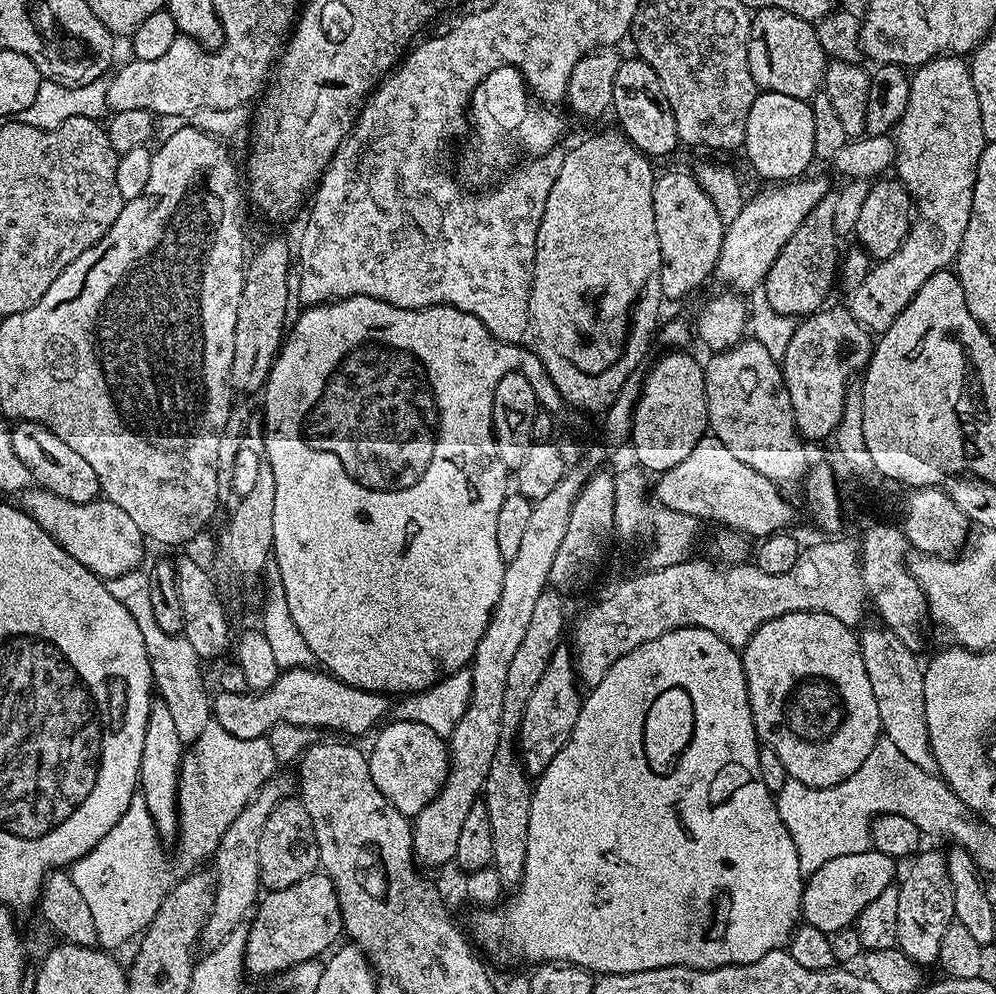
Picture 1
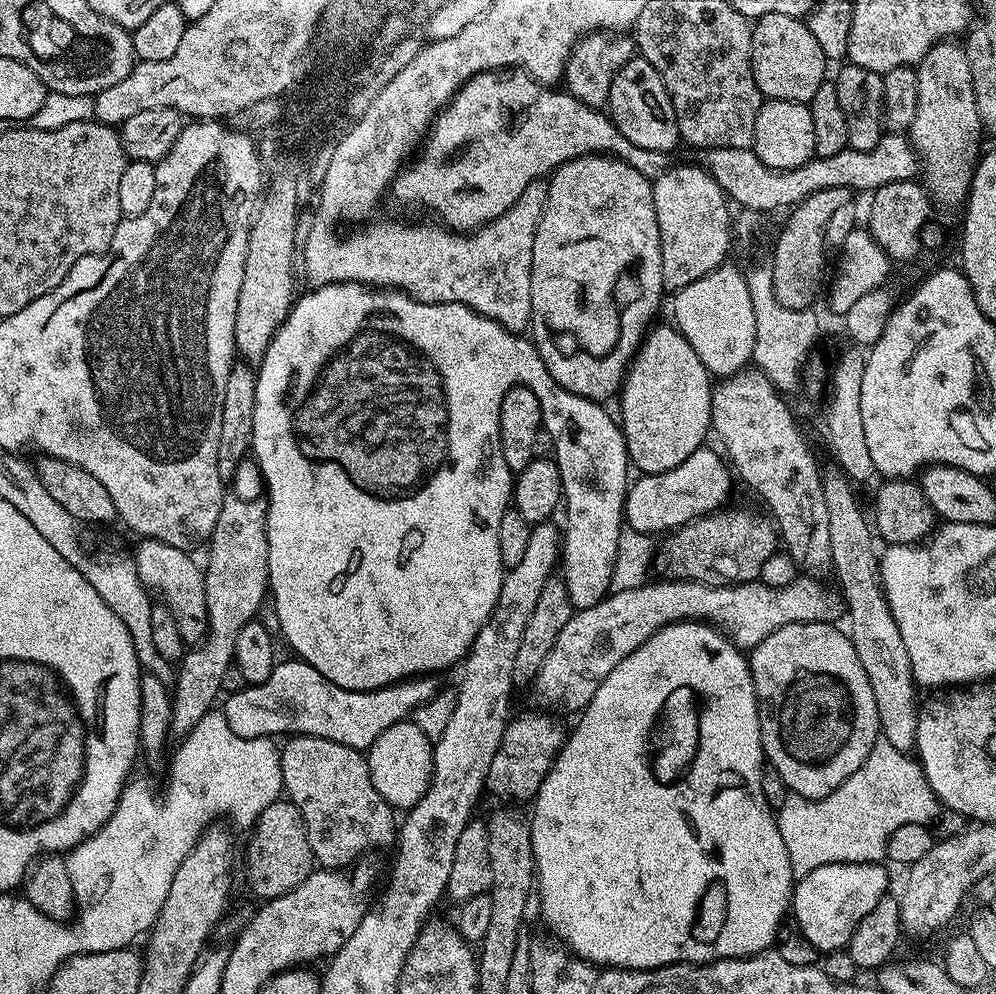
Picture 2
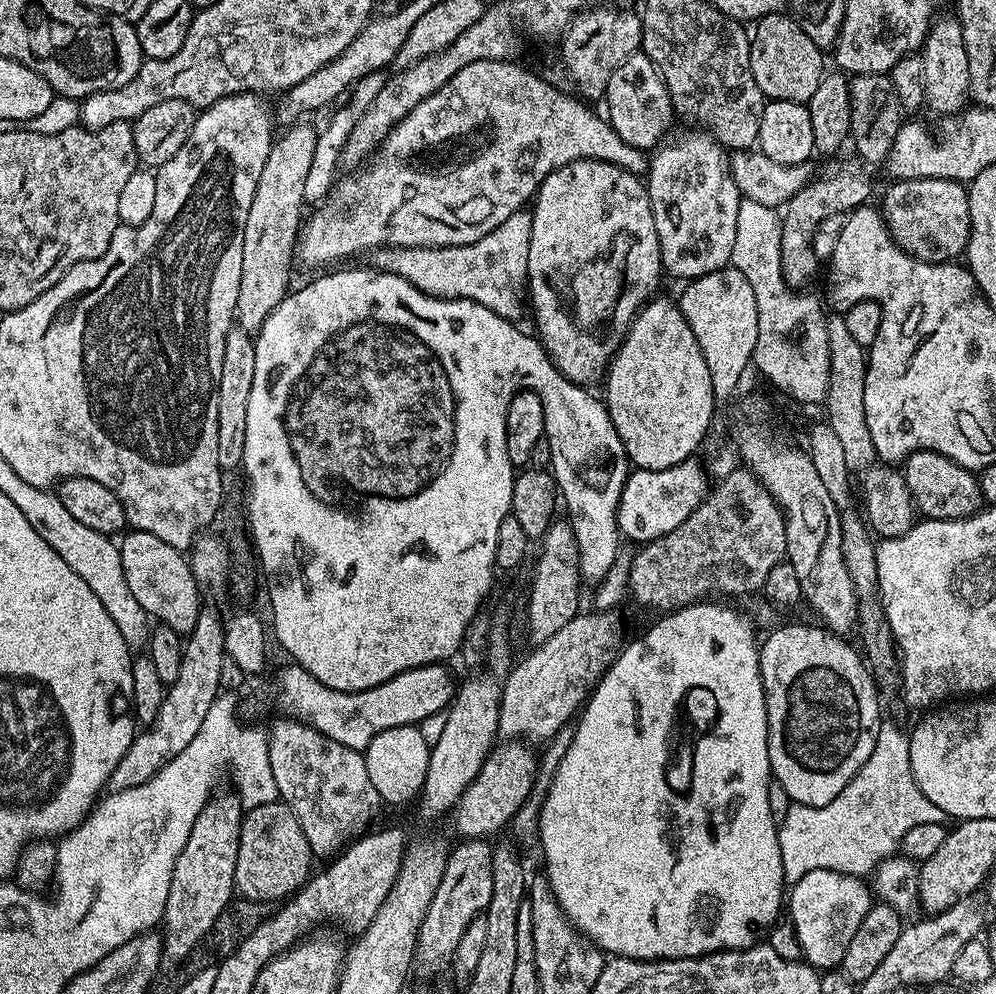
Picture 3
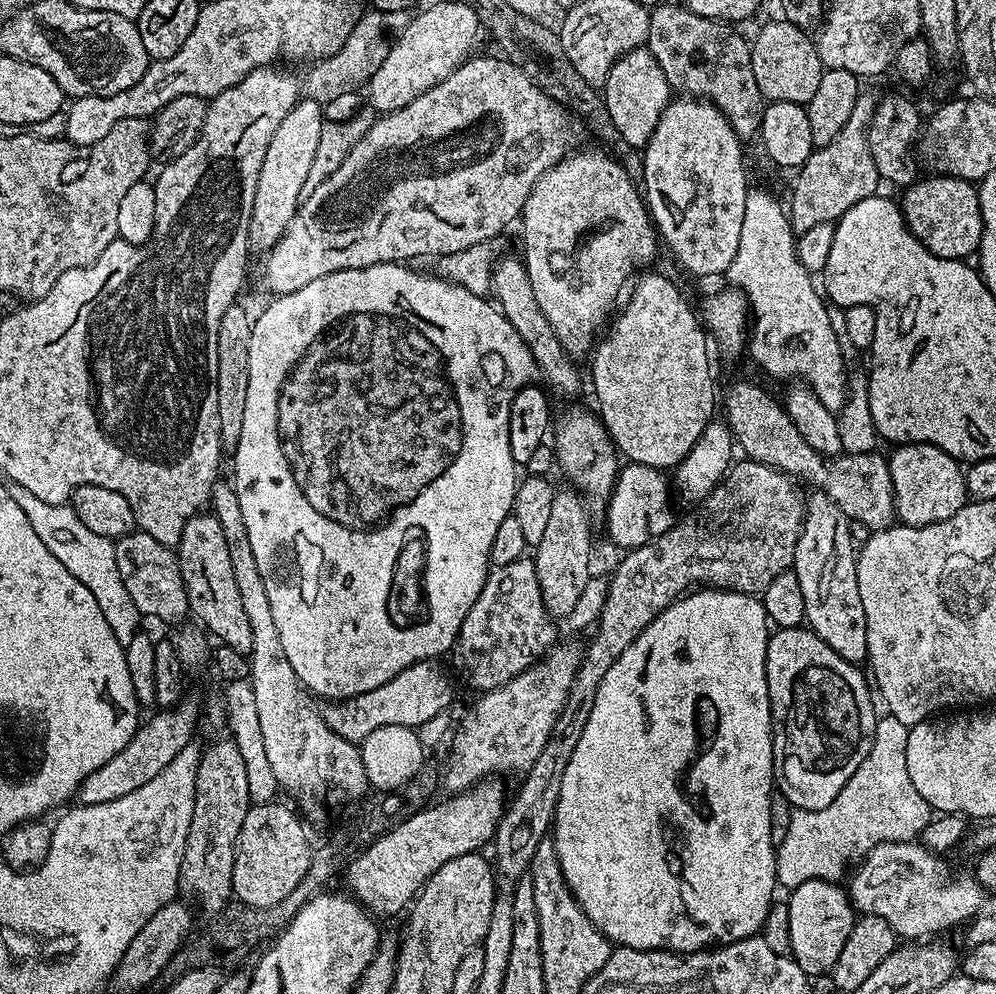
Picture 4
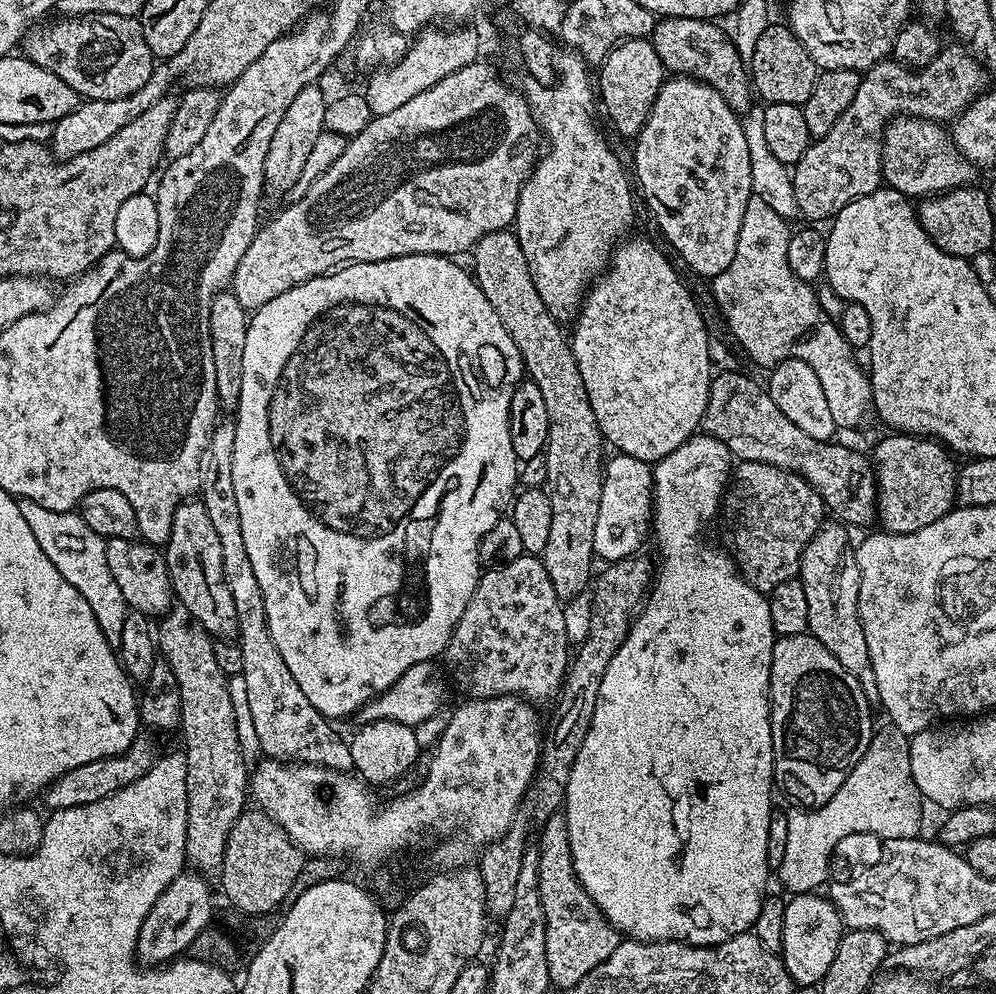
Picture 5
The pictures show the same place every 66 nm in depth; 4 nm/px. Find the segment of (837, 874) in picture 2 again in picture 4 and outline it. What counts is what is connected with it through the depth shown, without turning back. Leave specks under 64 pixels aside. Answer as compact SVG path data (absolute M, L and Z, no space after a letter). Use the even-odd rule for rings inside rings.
M811 880L791 889L789 896L792 897L787 897L791 957L809 978L817 978L823 972L824 975L831 973L834 962L838 962L838 954L842 954L842 946L846 946L846 938L850 938L850 930L856 925L858 913L851 895L840 887L839 883L830 880Z

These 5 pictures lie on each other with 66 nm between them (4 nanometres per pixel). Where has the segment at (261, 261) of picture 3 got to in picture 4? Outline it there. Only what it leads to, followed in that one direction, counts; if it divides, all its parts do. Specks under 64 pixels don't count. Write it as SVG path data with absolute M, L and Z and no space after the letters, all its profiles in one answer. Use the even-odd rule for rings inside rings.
M304 98L292 107L286 118L282 118L278 130L274 130L274 138L270 138L270 146L266 146L266 158L262 158L262 170L258 170L258 190L254 190L254 210L250 214L248 231L249 253L267 254L278 238L282 238L290 218L299 210L300 191L313 165L325 121L322 105Z

